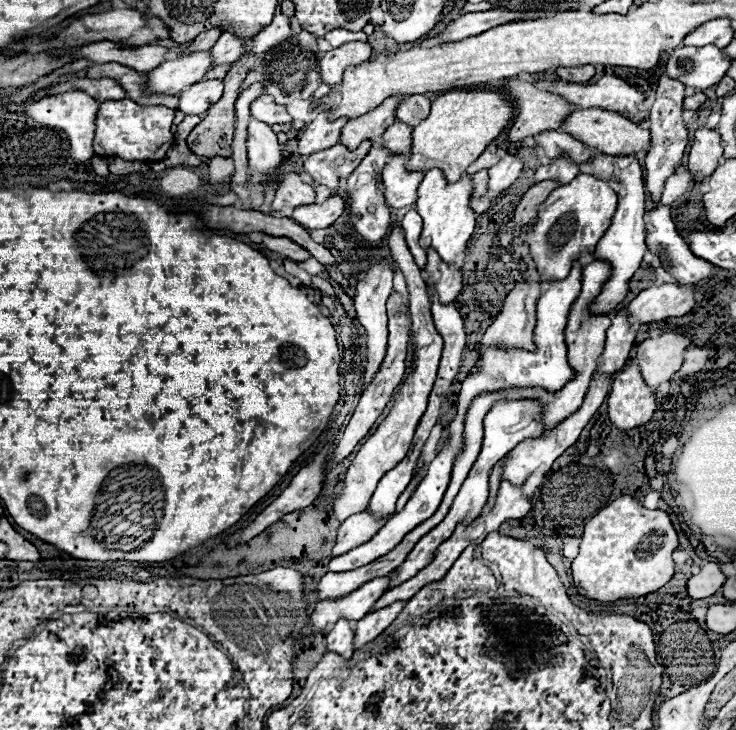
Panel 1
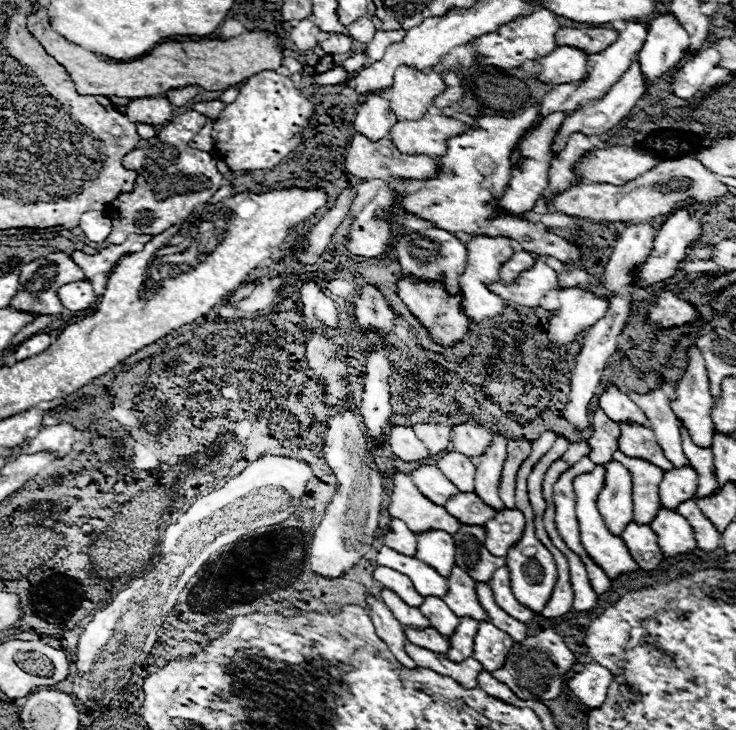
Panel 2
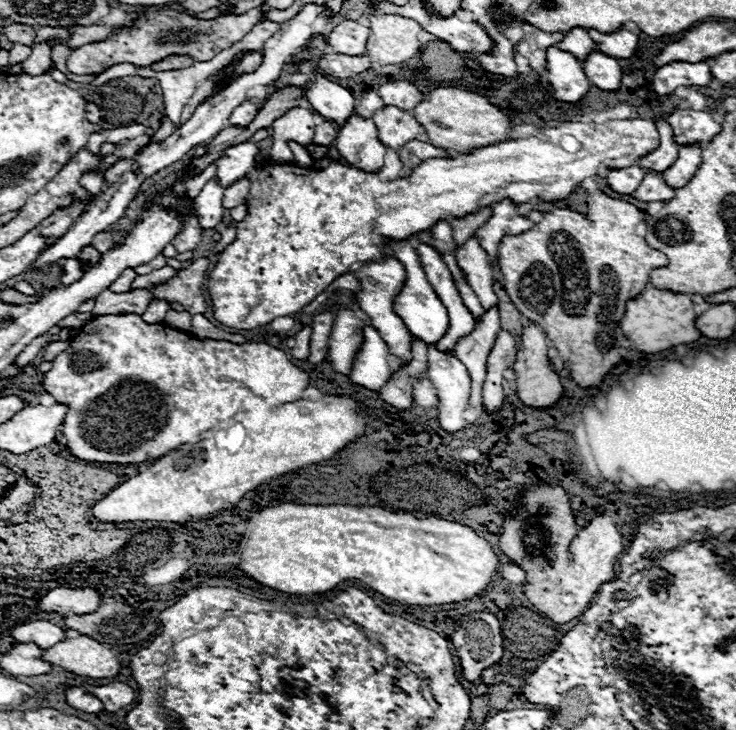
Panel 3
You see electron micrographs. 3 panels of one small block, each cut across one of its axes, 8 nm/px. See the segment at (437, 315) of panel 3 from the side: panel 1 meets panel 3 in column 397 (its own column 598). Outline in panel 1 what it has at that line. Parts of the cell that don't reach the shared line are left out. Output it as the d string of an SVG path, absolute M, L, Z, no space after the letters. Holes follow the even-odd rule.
M612 156L614 162L614 176L618 180L618 184L626 190L626 194L618 200L618 210L612 218L610 228L604 232L604 236L600 238L600 242L596 244L596 252L594 258L596 260L608 260L612 264L612 276L608 280L608 284L604 284L598 300L594 300L592 304L592 312L596 314L610 314L628 294L628 282L632 278L632 274L640 268L642 256L646 252L646 242L644 242L644 214L646 214L646 194L644 194L644 176L642 176L642 166L634 156ZM626 160L626 166L622 168L620 162Z

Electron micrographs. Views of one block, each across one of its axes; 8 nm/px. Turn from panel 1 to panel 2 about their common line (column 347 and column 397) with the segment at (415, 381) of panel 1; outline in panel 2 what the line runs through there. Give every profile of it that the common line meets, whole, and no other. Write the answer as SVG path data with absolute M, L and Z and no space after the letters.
M400 472L394 474L394 492L390 496L388 512L390 516L402 520L414 534L432 530L442 530L448 534L458 532L458 522L454 516L450 516L446 508L436 506L426 496L422 496L412 478Z

